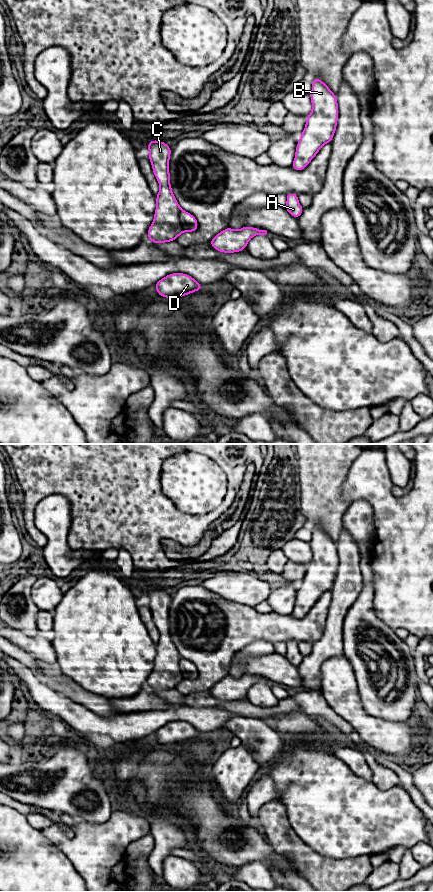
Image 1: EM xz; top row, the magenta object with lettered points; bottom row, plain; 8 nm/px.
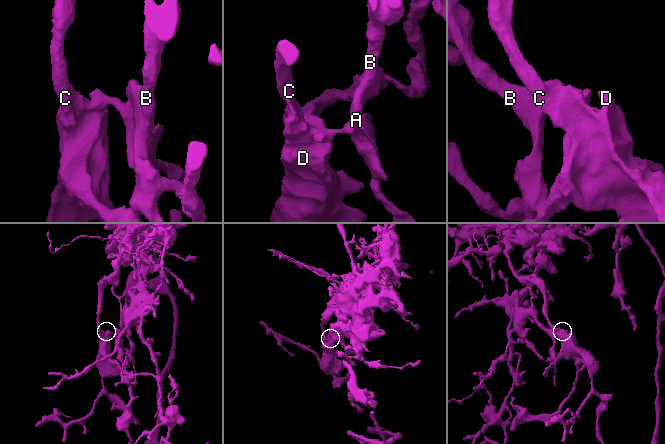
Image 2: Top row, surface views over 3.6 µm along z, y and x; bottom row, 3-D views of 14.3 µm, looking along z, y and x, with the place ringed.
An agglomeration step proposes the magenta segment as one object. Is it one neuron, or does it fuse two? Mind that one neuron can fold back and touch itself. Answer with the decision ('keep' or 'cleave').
cleave

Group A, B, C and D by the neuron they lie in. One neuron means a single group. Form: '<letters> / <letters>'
A B / C D

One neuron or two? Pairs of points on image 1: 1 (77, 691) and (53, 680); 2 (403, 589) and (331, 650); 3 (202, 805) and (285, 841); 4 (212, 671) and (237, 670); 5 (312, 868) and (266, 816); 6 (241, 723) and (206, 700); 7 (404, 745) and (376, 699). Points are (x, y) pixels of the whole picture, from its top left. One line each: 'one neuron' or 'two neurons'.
1: one neuron
2: two neurons
3: two neurons
4: two neurons
5: one neuron
6: two neurons
7: two neurons

